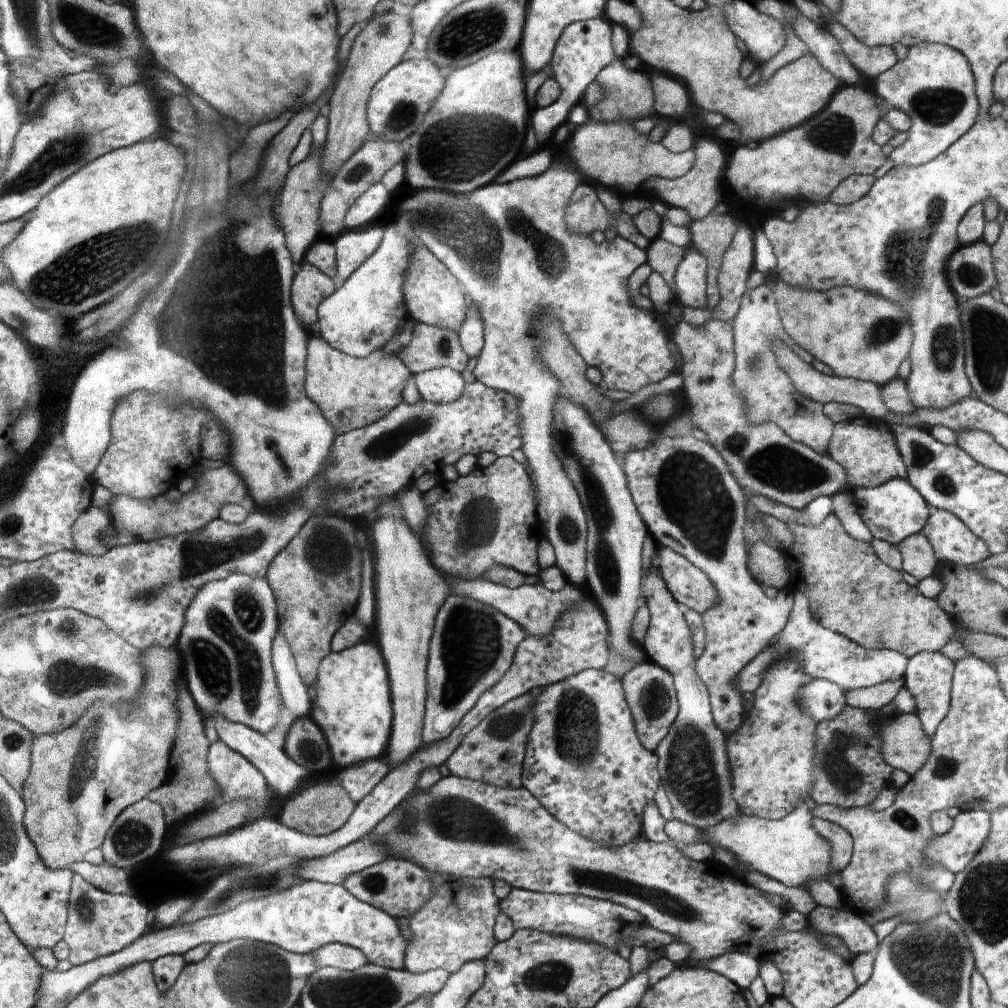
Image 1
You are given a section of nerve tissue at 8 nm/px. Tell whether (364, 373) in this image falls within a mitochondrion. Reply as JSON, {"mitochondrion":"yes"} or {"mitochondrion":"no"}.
{"mitochondrion":"no"}

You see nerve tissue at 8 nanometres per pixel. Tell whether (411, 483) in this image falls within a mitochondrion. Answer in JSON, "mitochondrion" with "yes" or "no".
{"mitochondrion":"no"}

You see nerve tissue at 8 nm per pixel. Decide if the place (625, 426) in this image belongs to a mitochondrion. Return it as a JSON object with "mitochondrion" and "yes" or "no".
{"mitochondrion":"yes"}

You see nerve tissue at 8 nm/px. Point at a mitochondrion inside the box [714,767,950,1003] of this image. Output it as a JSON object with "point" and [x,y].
{"point":[904,817]}

